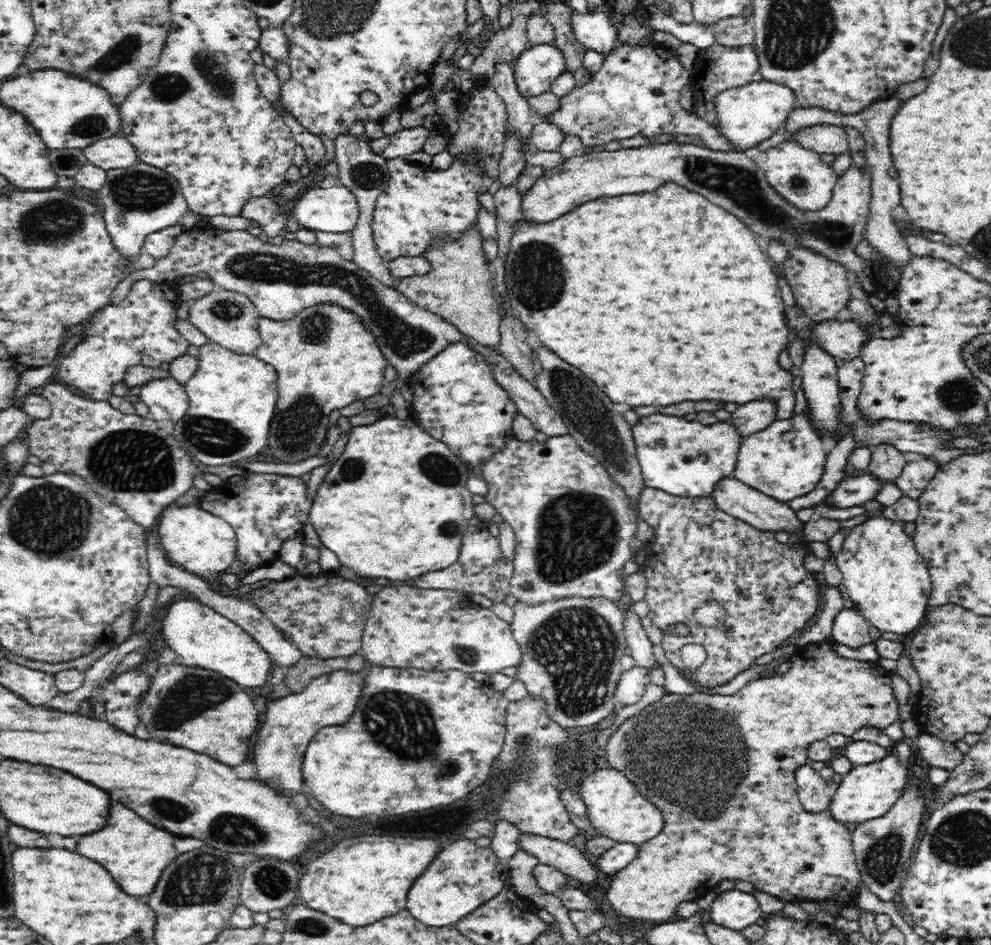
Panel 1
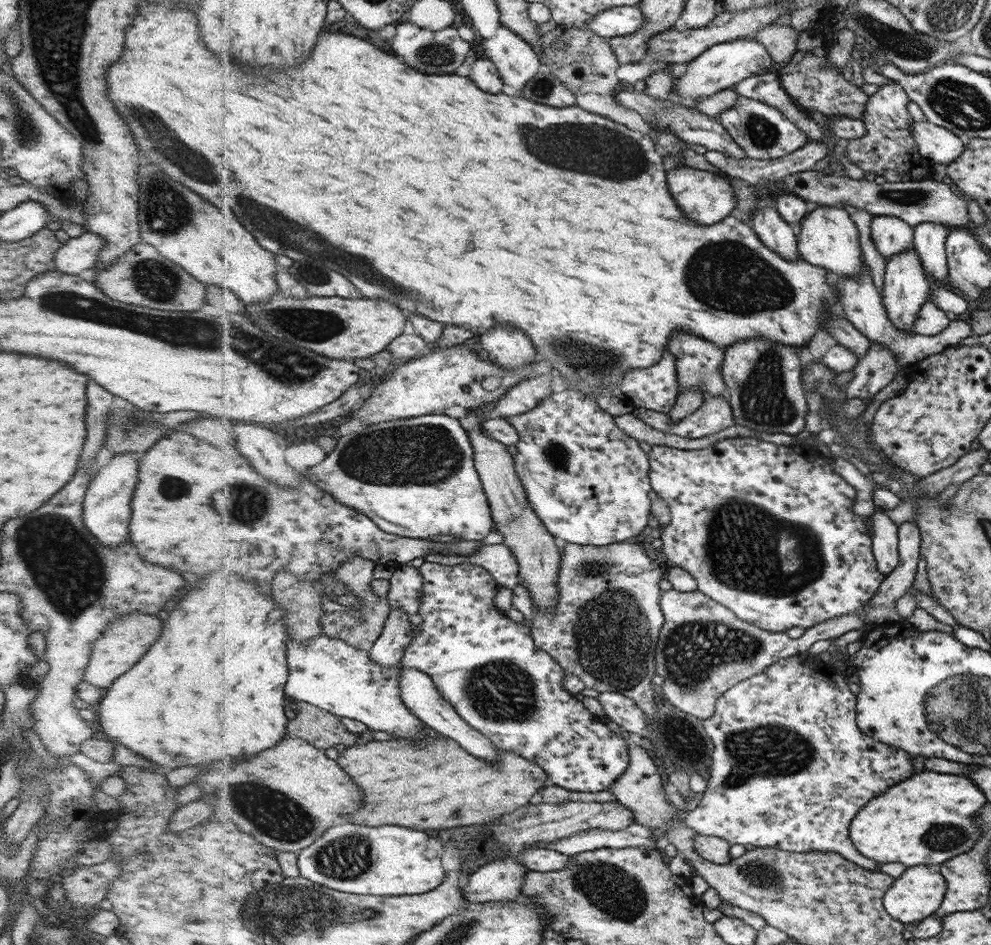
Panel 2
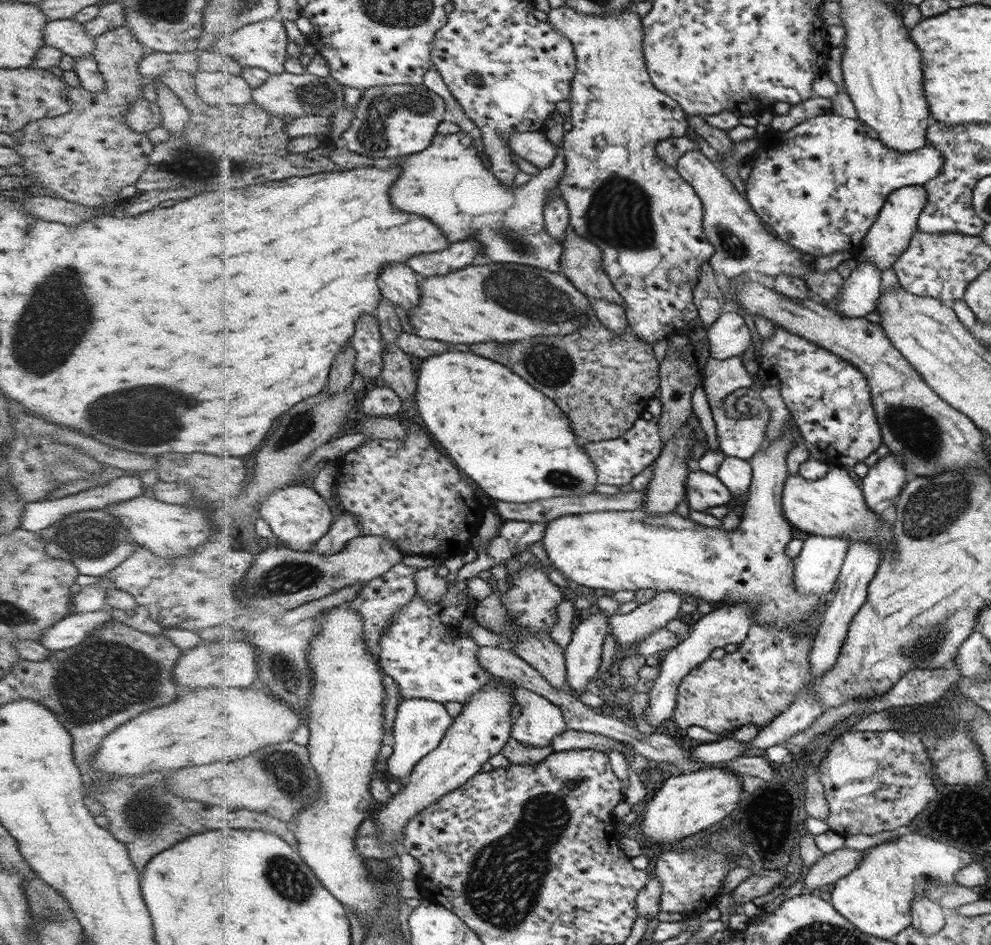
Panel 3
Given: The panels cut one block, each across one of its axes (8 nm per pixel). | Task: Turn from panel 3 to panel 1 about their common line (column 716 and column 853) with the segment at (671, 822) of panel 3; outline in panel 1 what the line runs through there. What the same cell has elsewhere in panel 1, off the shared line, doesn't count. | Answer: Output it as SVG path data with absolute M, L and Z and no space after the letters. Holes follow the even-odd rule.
M888 754L882 760L867 765L854 765L852 770L842 777L836 794L830 798L829 814L839 823L863 823L884 816L900 798L906 780L908 780L908 766L894 755Z

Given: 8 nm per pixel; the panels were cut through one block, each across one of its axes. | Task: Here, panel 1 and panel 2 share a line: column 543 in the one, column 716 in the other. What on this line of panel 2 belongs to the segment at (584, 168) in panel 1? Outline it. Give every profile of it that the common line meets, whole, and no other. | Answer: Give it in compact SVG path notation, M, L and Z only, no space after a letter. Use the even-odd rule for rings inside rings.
M672 167L668 172L668 188L671 190L672 198L676 200L680 212L688 216L688 220L694 220L696 224L716 224L727 218L734 208L734 194L730 180L720 177L719 174L700 171L696 168Z

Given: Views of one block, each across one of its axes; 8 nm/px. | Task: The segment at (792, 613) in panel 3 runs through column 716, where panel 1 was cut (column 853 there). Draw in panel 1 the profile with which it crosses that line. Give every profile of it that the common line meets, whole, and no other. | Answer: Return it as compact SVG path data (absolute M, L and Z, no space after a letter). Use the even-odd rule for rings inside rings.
M870 517L860 525L847 530L842 549L838 552L836 565L843 574L842 586L848 592L851 607L880 633L894 632L909 637L924 623L927 614L928 600L931 594L931 576L924 557L916 550L913 538L903 529L903 524L891 519Z

